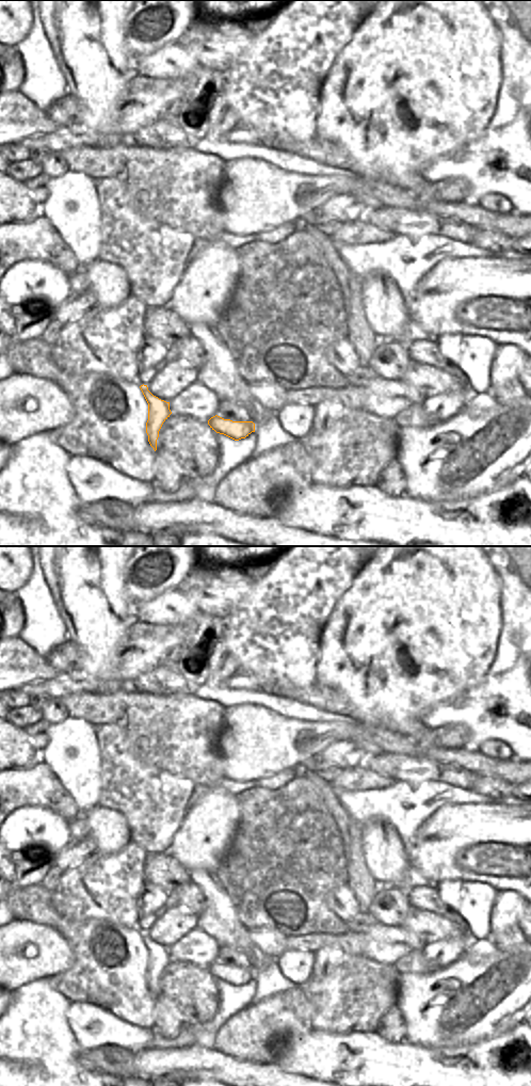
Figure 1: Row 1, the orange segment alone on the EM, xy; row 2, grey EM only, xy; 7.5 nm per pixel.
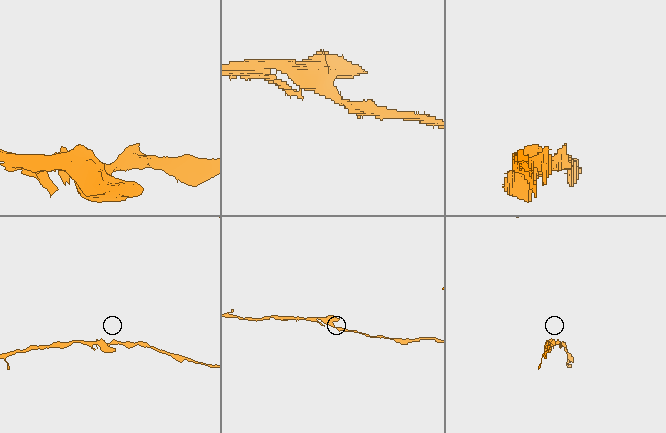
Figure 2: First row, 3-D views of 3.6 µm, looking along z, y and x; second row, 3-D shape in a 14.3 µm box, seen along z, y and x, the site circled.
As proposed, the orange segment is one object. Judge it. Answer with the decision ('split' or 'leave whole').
leave whole

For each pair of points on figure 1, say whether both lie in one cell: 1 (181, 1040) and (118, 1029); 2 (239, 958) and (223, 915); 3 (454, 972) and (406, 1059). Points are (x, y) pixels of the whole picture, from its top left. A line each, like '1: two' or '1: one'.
1: one
2: two
3: two

